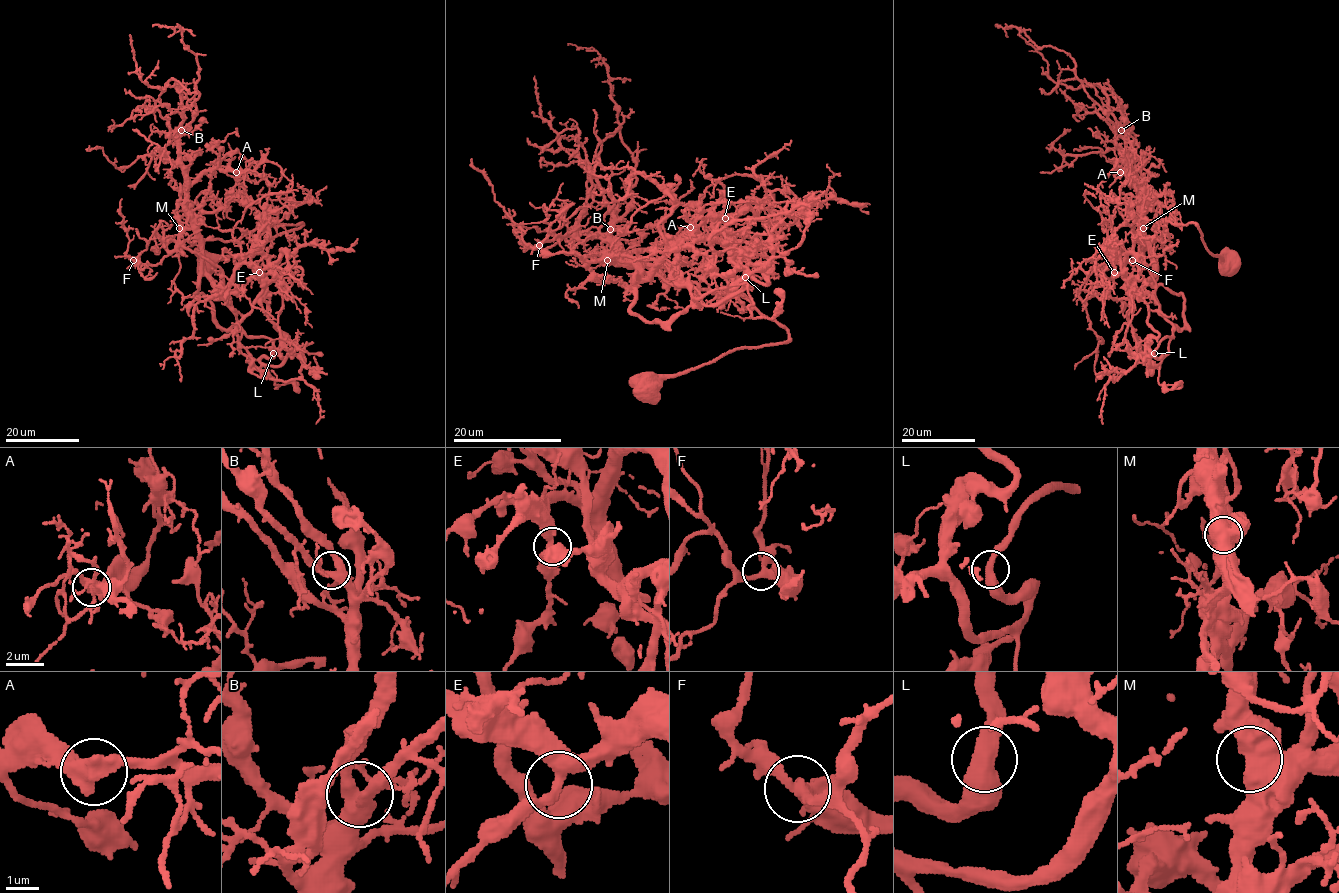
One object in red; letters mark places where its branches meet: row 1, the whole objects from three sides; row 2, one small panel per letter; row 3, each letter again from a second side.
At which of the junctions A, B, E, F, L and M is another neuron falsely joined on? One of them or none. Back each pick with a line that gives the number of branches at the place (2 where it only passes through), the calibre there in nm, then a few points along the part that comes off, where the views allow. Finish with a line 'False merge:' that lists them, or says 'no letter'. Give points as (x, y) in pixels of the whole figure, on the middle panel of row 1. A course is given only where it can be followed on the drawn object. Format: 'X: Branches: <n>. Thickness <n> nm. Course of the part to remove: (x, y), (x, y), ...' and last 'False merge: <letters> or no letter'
False merge: no letter

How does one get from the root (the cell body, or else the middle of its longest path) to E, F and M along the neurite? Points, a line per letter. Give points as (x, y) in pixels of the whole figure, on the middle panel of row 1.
E: (644, 387), (738, 348), (787, 339), (736, 292), (744, 281), (738, 253), (699, 230), (708, 217), (725, 218)
F: (644, 387), (738, 348), (783, 343), (787, 331), (738, 294), (539, 245)
M: (644, 387), (738, 348), (783, 343), (787, 331), (738, 294), (670, 285), (607, 260)

